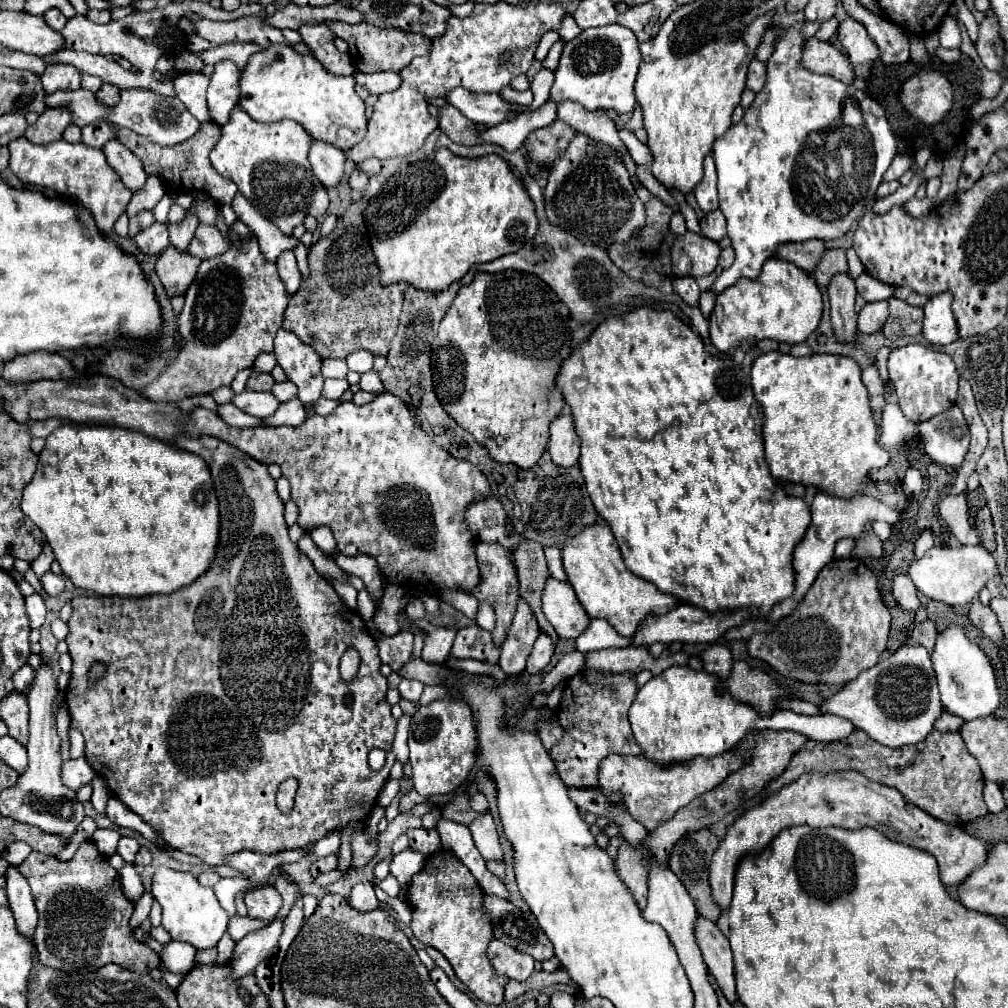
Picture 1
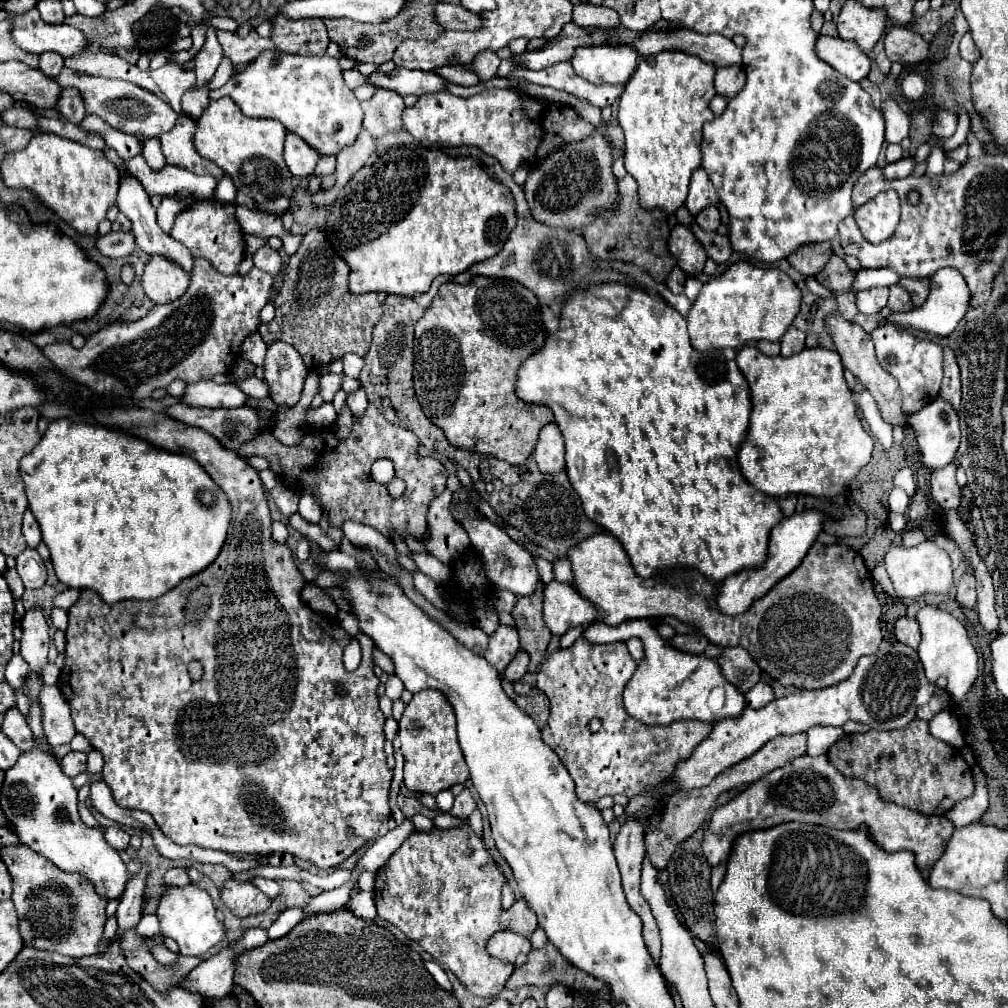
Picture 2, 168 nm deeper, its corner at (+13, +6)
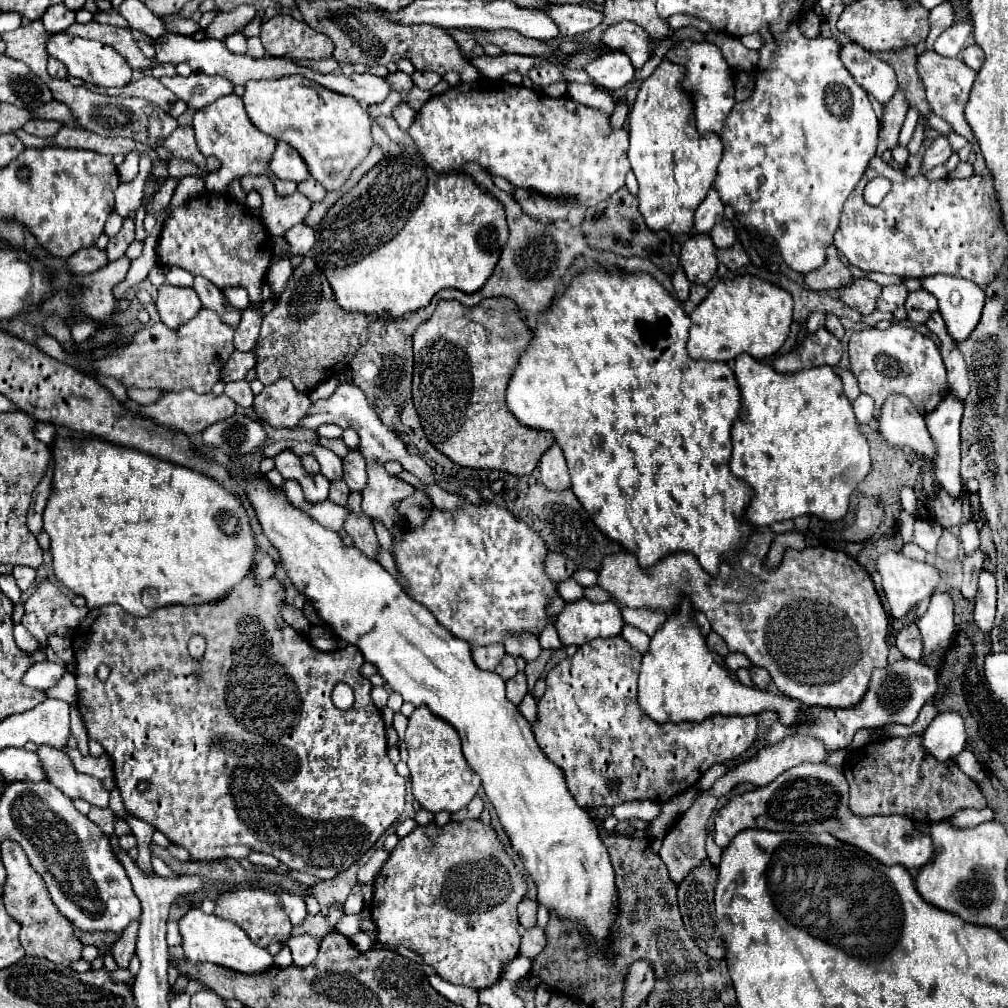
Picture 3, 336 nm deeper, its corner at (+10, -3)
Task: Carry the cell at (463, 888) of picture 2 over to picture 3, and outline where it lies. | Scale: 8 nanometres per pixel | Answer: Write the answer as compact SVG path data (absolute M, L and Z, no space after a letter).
M465 819L439 827L431 821L429 825L417 825L391 851L375 879L371 917L377 925L381 945L401 945L419 953L439 977L453 985L485 989L497 983L503 963L519 953L517 905L525 893L527 881L517 871L491 825L485 825L481 819Z

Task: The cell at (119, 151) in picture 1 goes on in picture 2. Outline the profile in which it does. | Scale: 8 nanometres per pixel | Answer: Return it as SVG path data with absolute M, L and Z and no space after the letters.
M132 174L120 176L120 184L118 184L118 202L116 202L116 204L118 204L120 212L122 212L124 216L130 218L130 222L132 222L132 232L134 232L134 236L136 236L136 244L138 244L138 248L140 248L142 252L148 252L148 254L162 254L162 256L166 256L168 260L180 264L186 272L192 270L192 254L190 254L190 250L184 248L180 242L176 242L174 238L170 238L168 234L162 232L162 228L160 228L158 222L156 222L156 210L152 208L150 198L148 198L144 186L140 184L140 180L138 180L136 176L132 176Z

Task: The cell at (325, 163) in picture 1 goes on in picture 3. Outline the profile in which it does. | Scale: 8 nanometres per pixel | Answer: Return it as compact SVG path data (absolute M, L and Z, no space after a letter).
M283 141L277 143L277 149L269 161L269 169L275 173L275 177L295 181L295 183L301 183L309 177L309 171L303 159L299 157L299 153Z

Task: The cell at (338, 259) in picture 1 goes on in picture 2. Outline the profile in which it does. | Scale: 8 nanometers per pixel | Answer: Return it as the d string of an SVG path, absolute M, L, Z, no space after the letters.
M310 230L298 252L290 256L284 268L284 282L274 300L276 316L258 328L262 340L292 344L310 370L342 358L348 352L364 356L372 344L372 330L382 318L382 302L376 292L352 294L348 290L348 264L332 250L324 230Z

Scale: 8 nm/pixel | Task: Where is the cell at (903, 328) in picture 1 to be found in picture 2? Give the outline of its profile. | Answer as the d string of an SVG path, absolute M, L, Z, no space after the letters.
M890 286L890 298L888 298L888 306L892 310L892 314L896 312L908 312L912 310L912 300L910 300L910 294L900 288L900 286Z

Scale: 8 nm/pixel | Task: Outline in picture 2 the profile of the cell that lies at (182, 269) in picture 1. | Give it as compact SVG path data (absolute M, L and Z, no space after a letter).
M154 254L144 268L142 286L154 304L168 304L186 292L188 274L172 260Z

